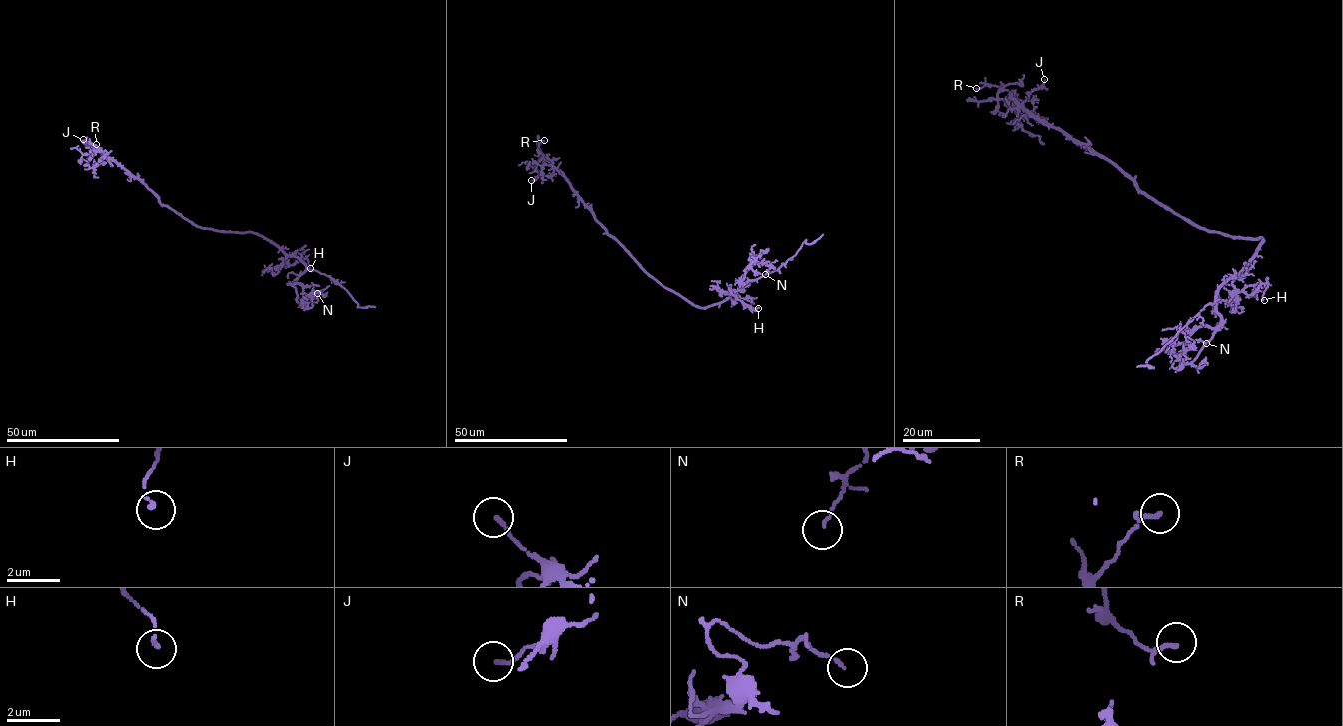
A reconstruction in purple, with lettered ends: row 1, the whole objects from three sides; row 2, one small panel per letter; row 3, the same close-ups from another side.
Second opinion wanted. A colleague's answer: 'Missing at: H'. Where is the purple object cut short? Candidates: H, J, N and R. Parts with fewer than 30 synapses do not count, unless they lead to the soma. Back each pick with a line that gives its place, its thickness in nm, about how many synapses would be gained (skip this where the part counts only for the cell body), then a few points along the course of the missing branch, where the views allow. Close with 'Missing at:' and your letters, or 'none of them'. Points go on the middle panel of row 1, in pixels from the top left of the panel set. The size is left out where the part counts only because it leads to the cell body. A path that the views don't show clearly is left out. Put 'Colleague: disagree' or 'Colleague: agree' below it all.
Missing at: none of them
Colleague: disagree

